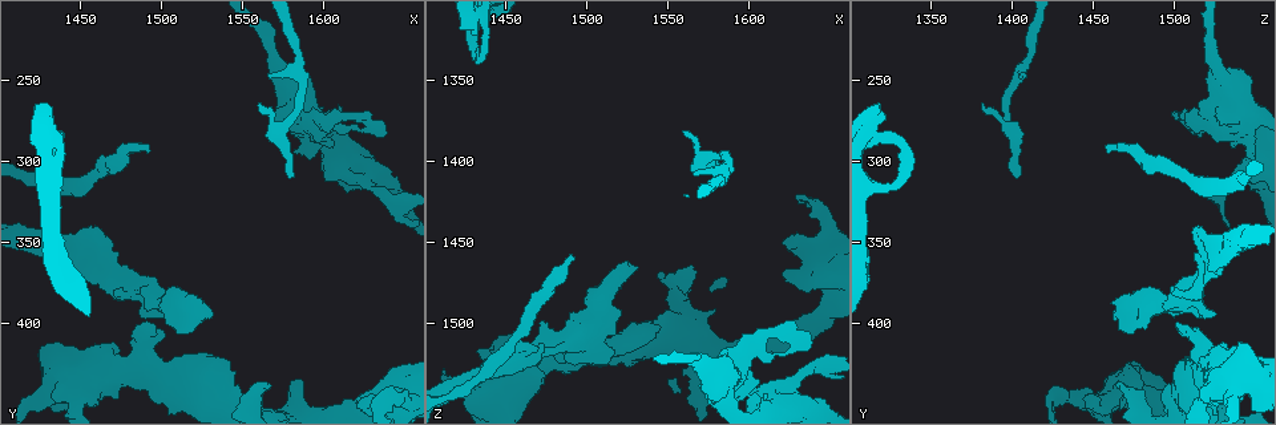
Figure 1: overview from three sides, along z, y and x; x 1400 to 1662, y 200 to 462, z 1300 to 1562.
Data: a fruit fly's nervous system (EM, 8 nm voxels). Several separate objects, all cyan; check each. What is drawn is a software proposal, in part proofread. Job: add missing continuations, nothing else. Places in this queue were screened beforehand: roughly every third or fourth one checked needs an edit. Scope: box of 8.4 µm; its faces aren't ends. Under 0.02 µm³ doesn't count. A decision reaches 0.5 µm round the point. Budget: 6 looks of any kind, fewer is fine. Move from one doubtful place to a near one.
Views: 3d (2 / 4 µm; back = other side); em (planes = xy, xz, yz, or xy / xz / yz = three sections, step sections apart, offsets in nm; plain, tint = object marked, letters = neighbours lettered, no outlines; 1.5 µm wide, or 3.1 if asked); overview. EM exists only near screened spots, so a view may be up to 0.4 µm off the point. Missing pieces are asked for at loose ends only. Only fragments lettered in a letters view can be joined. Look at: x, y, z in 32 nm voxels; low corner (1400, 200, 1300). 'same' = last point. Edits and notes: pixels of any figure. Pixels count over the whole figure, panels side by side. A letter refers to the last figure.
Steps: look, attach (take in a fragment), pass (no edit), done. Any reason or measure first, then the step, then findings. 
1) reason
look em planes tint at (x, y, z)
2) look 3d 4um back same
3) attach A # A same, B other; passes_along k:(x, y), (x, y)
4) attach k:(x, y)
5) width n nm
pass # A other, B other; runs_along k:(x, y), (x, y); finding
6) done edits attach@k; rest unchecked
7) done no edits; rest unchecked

an open end
look em planes tint at (1430, 262, 1316)

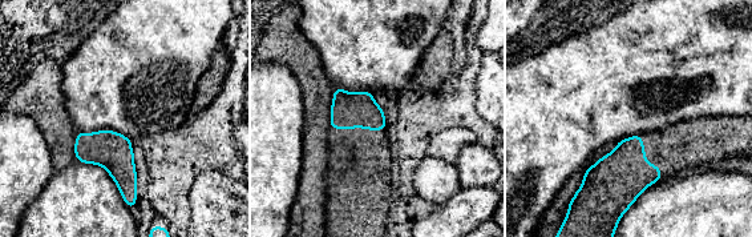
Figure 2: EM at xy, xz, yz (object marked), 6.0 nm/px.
look em planes letters same

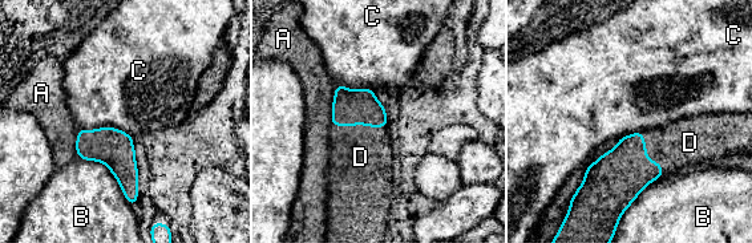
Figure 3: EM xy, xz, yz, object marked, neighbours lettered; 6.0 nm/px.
attach D # A other, B other, C other, D same; passes_along 3:(360, 106), (359, 124), (360, 157); it goes on there

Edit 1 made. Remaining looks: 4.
see it whole again
look overview

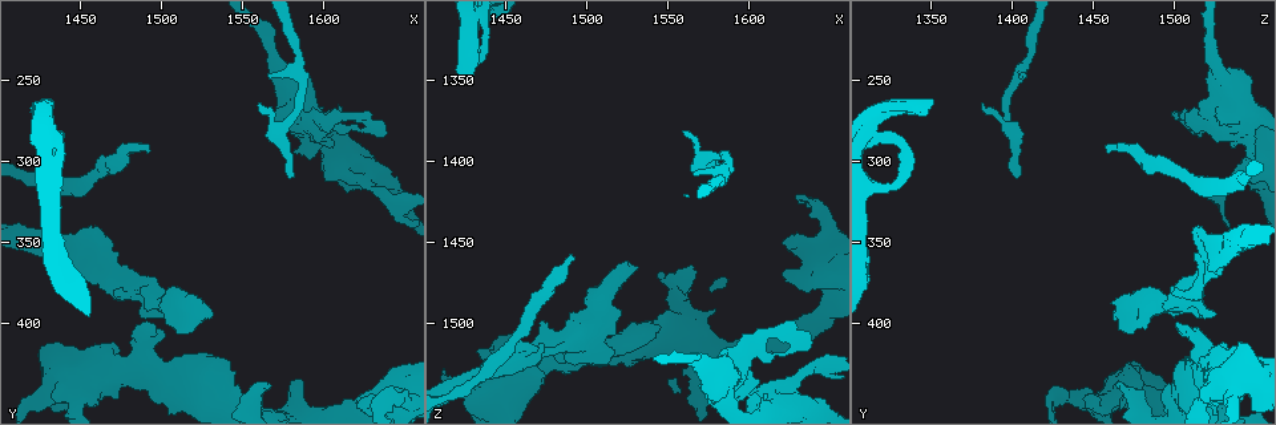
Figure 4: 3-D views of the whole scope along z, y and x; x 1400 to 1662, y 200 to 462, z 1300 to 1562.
tapers out
look 3d 2um at (1562, 264, 1382)

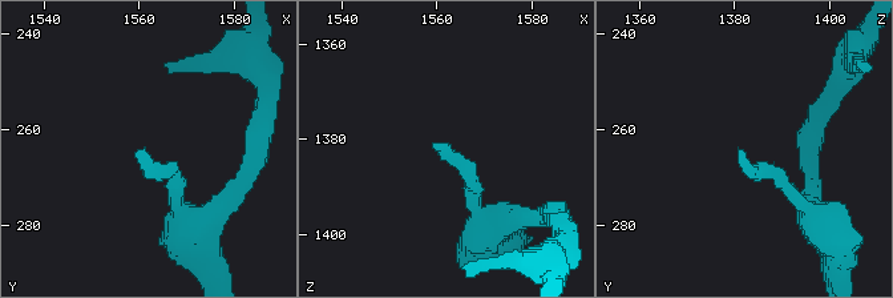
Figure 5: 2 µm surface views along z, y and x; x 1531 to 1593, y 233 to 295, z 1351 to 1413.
need the tissue
look em planes plain at (1561, 264, 1382)

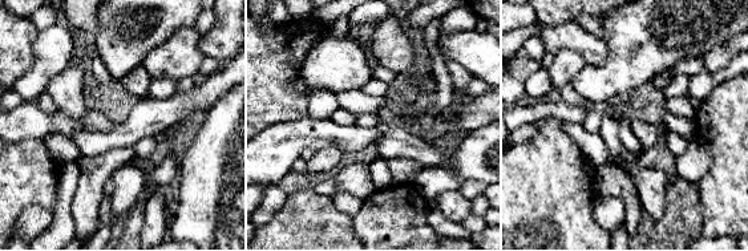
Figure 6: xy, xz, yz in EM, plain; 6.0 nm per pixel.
what lies round it
look em planes letters same

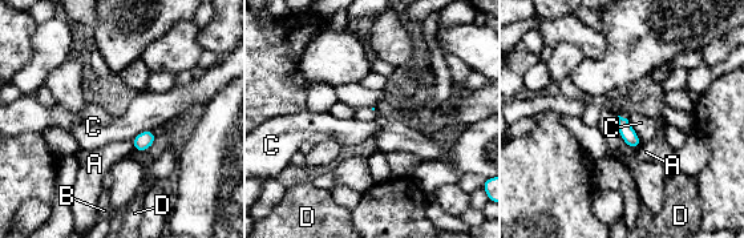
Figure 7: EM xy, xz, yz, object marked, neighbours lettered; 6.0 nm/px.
pass # A other, B other, C other, D other; border 7:(627, 120), (641, 144); no lettered fragment goes on from it

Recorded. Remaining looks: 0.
done edits attach@3; rest unchecked

